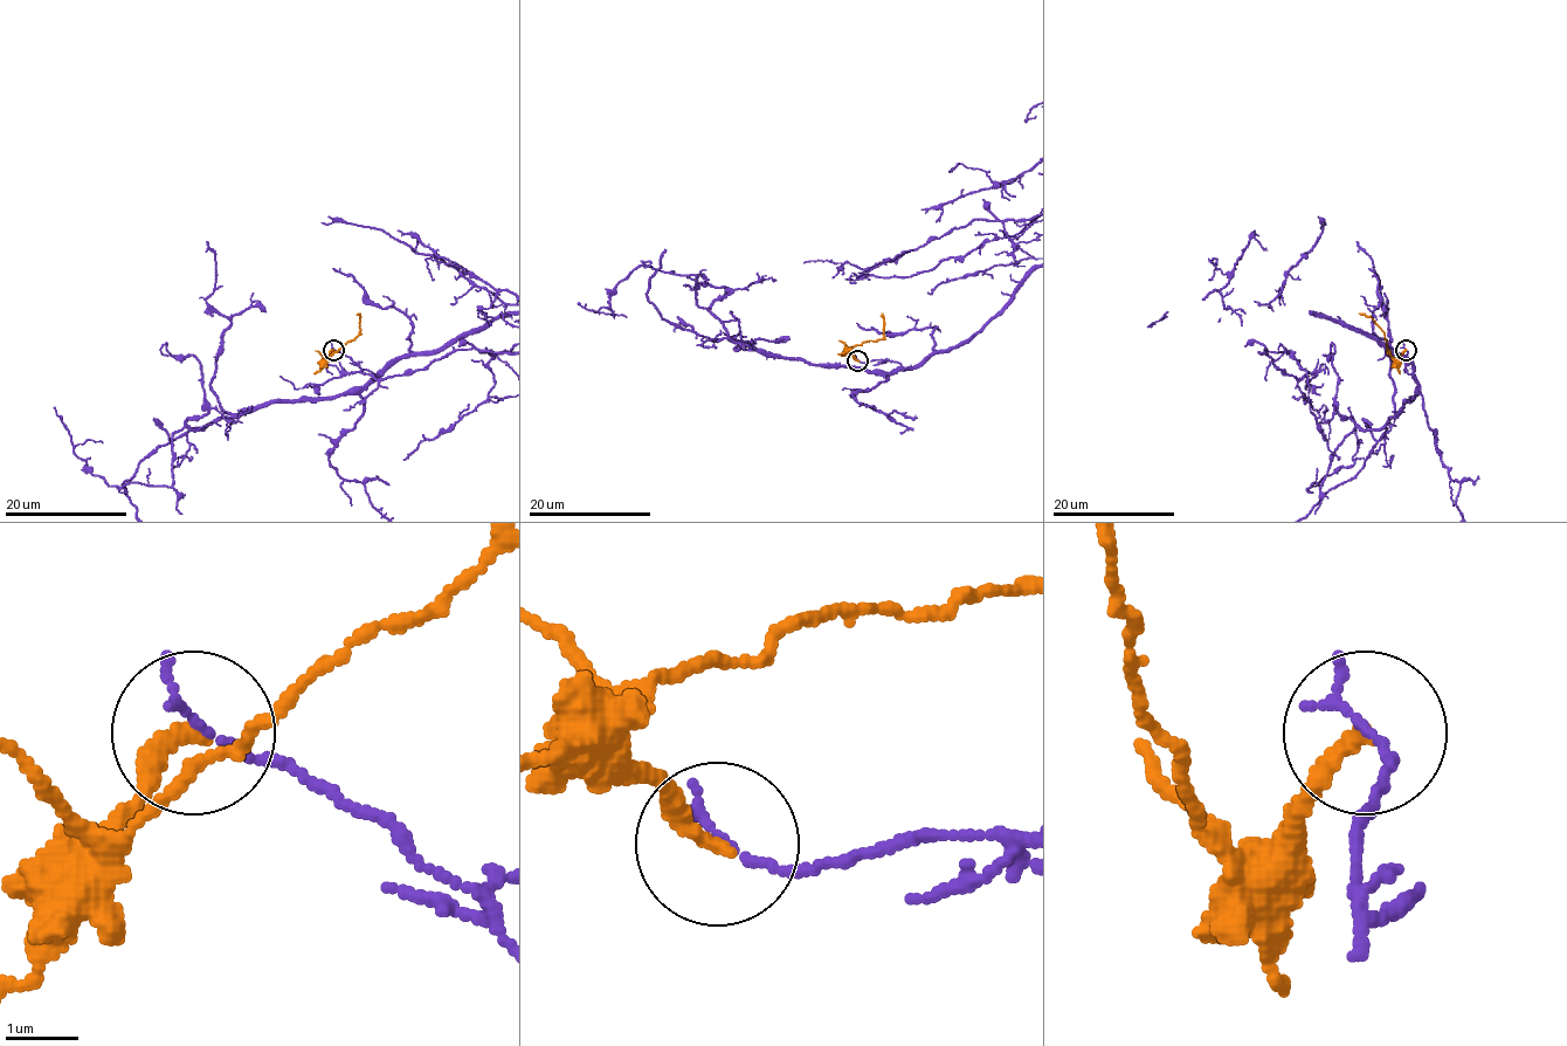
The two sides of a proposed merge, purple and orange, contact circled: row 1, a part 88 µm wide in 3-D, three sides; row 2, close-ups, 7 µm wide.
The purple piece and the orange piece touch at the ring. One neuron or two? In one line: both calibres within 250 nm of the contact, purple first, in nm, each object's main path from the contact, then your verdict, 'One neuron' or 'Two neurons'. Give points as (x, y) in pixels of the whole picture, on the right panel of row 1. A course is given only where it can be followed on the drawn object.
Thickness 150 nm (purple) against 240 nm. Course of orange: (1406, 350), (1394, 359), (1381, 329), (1369, 317), (1359, 314). Two neurons

